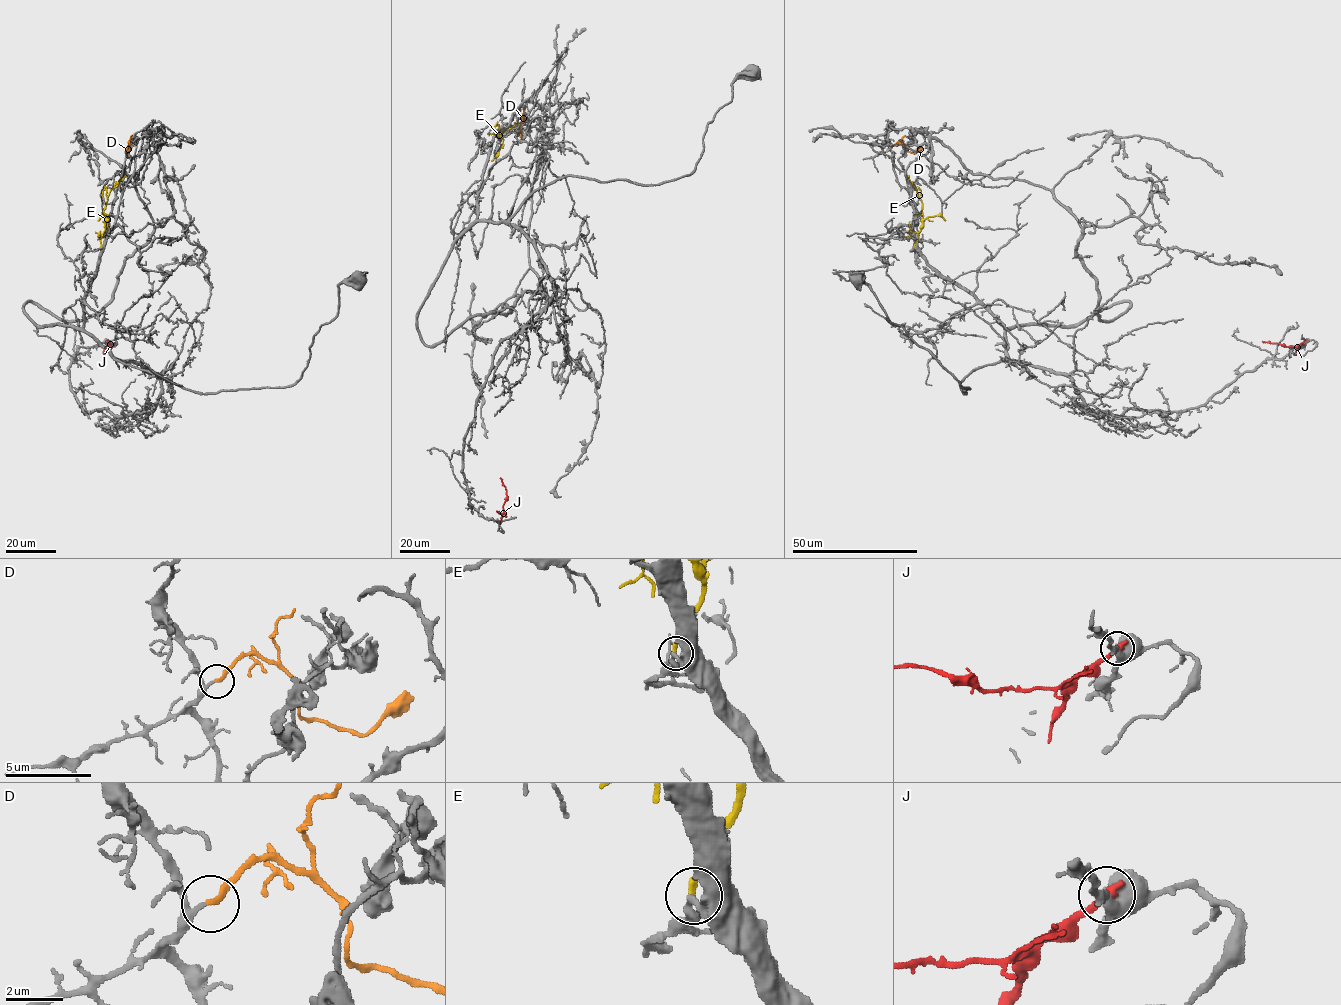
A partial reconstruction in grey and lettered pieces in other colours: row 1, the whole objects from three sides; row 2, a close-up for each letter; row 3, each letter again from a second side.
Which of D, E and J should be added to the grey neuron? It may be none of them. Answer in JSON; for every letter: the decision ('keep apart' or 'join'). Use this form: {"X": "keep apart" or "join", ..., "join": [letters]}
{"D": "join", "E": "keep apart", "J": "keep apart", "join": ["D"]}

